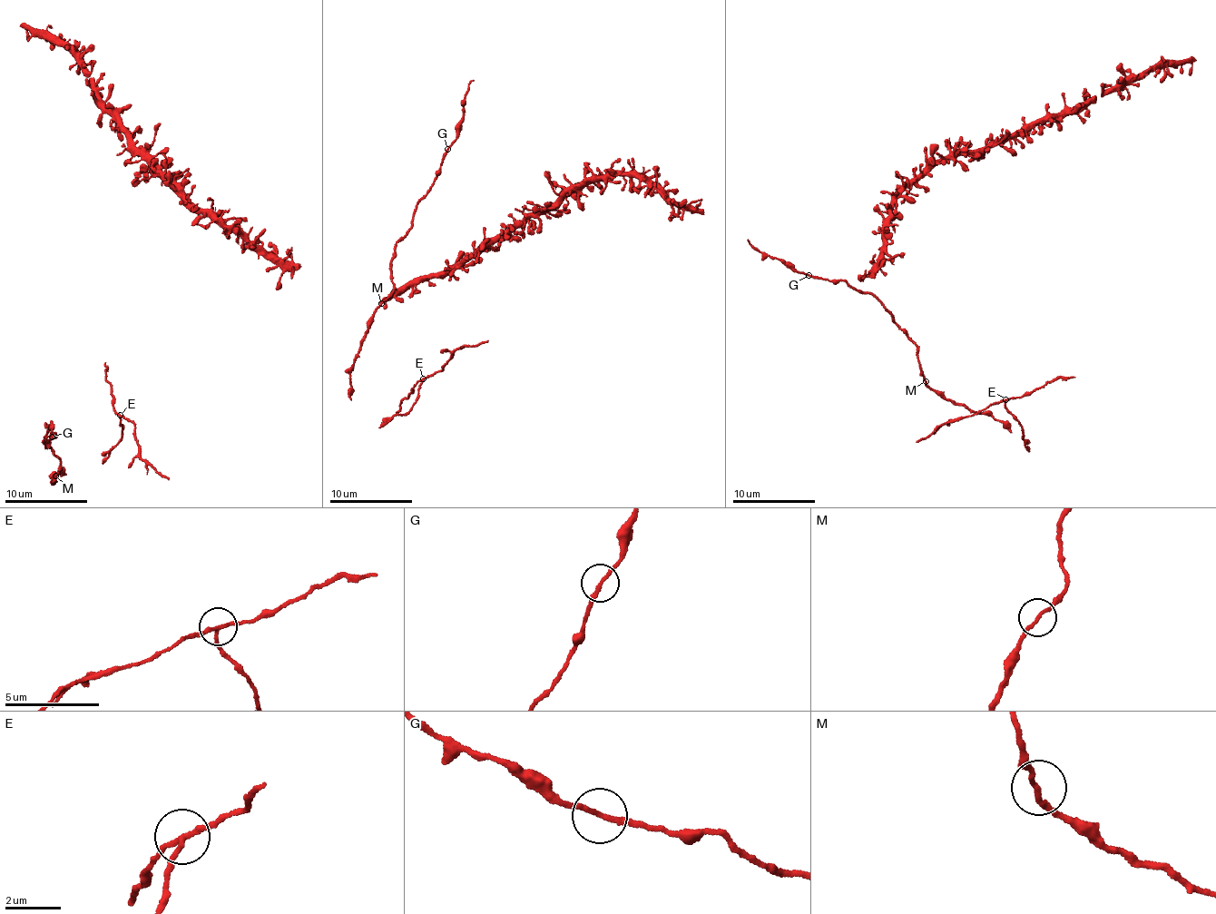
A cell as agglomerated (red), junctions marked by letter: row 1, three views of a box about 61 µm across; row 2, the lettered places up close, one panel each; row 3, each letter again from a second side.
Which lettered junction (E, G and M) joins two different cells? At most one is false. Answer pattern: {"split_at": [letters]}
{"split_at": ["E"]}

